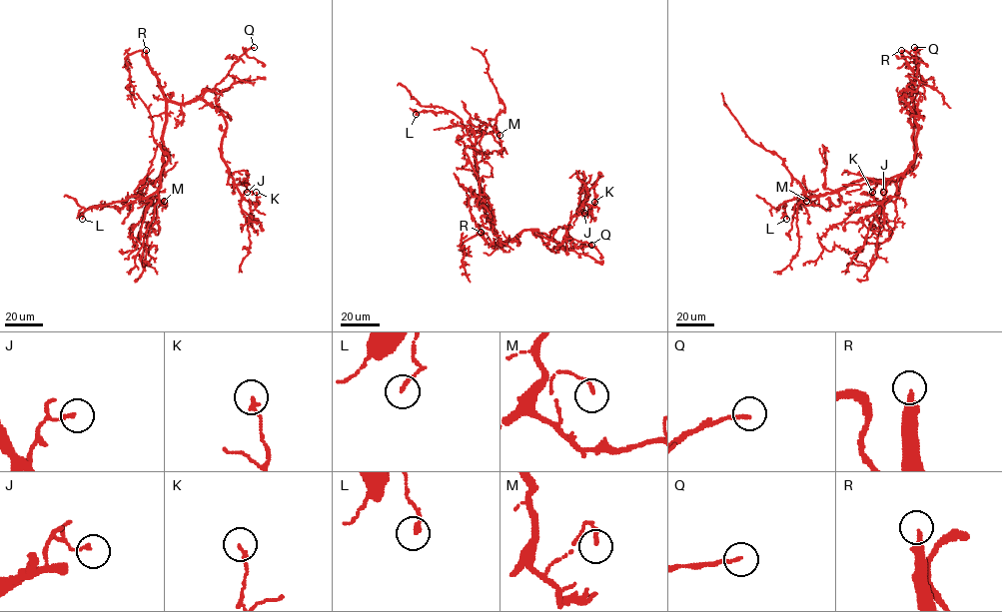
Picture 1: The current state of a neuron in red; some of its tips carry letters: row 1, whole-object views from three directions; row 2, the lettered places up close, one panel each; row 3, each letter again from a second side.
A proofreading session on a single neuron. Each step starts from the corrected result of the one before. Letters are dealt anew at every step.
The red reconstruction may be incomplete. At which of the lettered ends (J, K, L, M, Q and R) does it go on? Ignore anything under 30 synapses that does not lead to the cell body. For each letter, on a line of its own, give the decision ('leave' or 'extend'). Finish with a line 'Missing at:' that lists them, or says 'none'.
J: leave
K: leave
L: leave
M: leave
Q: leave
R: extend
Missing at: R

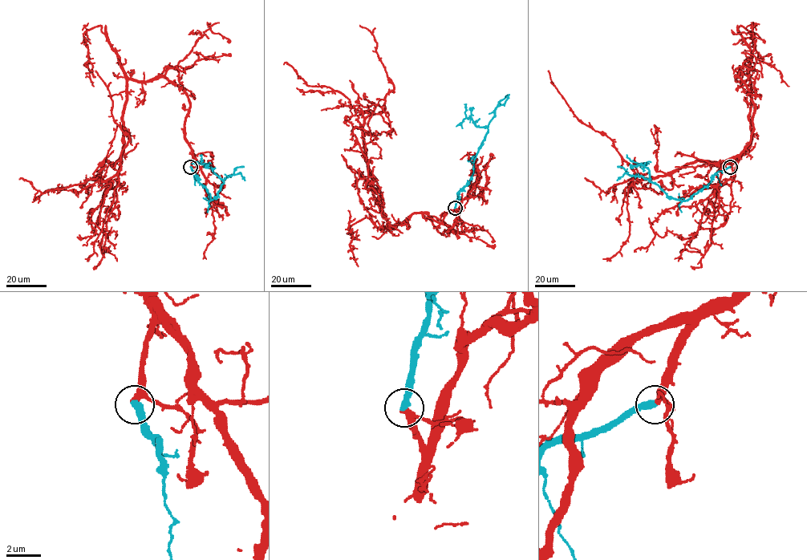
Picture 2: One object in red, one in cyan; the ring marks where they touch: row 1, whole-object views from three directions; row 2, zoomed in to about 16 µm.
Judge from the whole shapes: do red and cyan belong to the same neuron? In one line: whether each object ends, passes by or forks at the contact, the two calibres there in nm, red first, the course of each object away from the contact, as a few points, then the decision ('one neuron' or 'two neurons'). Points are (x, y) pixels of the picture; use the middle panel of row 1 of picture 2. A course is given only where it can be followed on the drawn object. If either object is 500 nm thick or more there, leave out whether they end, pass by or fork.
red passes by | cyan ends | 260/400 nm | red via (455, 208), (454, 232), (425, 213), (387, 229), (362, 127), (384, 109), (394, 85), (374, 35), (359, 25) | cyan via (455, 208), (457, 193), (473, 174), (474, 159), (488, 131), (486, 127), (477, 127), (466, 117), (465, 104) | one neuron

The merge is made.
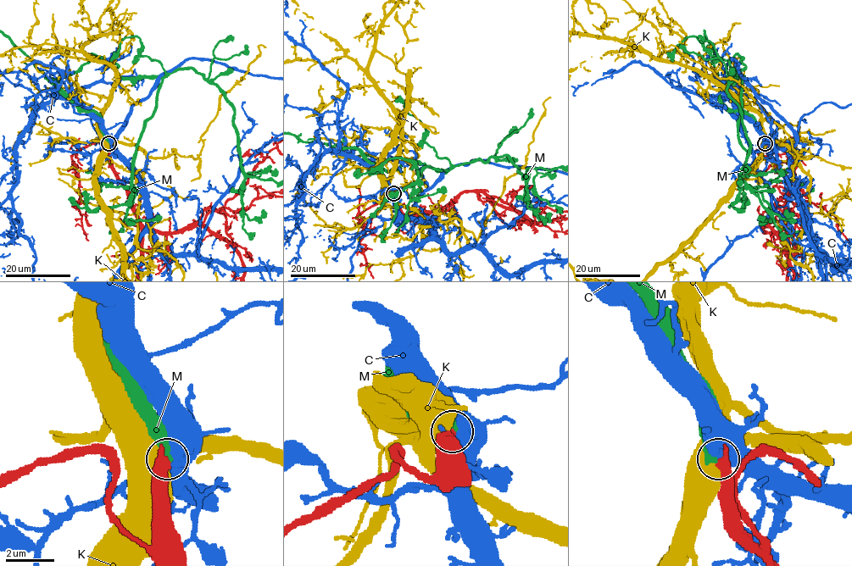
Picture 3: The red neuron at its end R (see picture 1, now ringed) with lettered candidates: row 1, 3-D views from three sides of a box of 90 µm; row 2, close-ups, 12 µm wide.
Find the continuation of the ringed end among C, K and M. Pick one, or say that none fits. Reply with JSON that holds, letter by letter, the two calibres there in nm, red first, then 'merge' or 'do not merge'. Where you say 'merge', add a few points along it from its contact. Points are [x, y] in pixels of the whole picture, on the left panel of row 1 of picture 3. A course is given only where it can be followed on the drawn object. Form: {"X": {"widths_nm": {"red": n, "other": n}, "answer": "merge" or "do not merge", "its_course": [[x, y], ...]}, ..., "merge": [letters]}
{"C": {"widths_nm": {"red": 480, "other": 600}, "answer": "do not merge"}, "K": {"widths_nm": {"red": 650, "other": 800}, "answer": "do not merge"}, "M": {"widths_nm": {"red": 480, "other": 360}, "answer": "merge"}, "merge": ["M"]}

